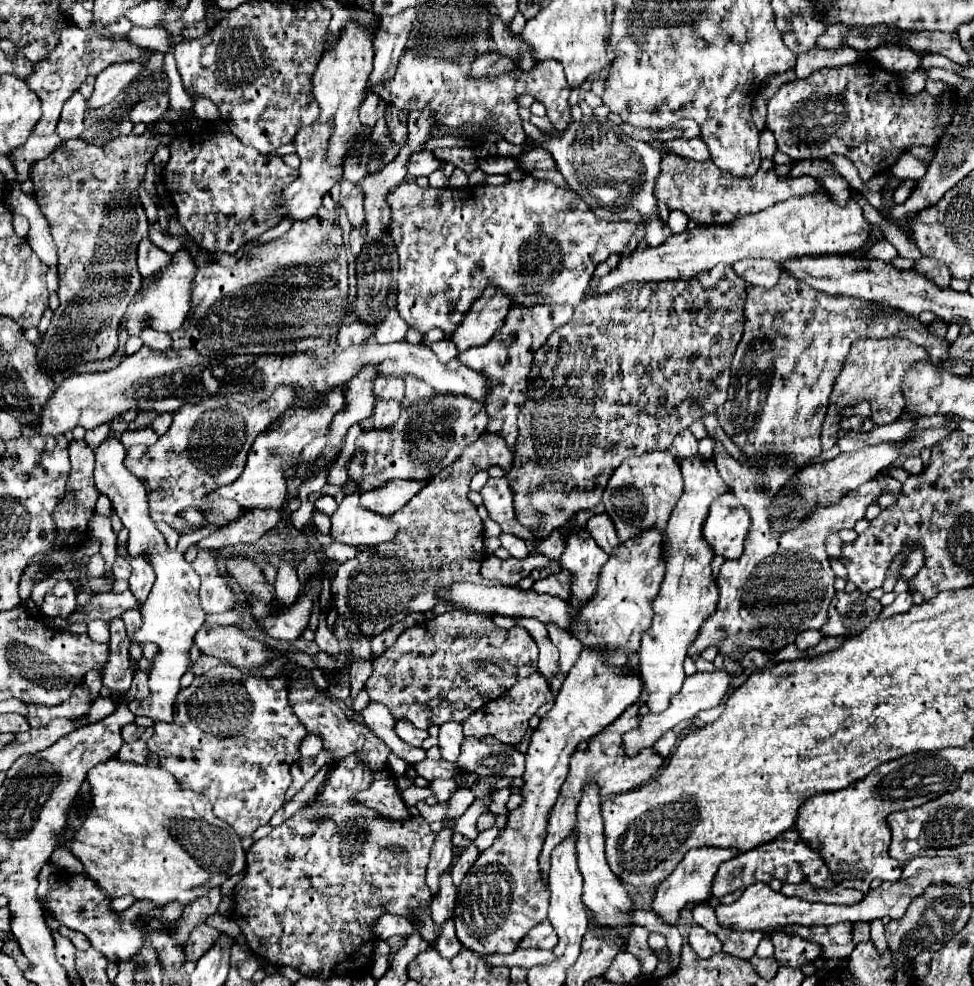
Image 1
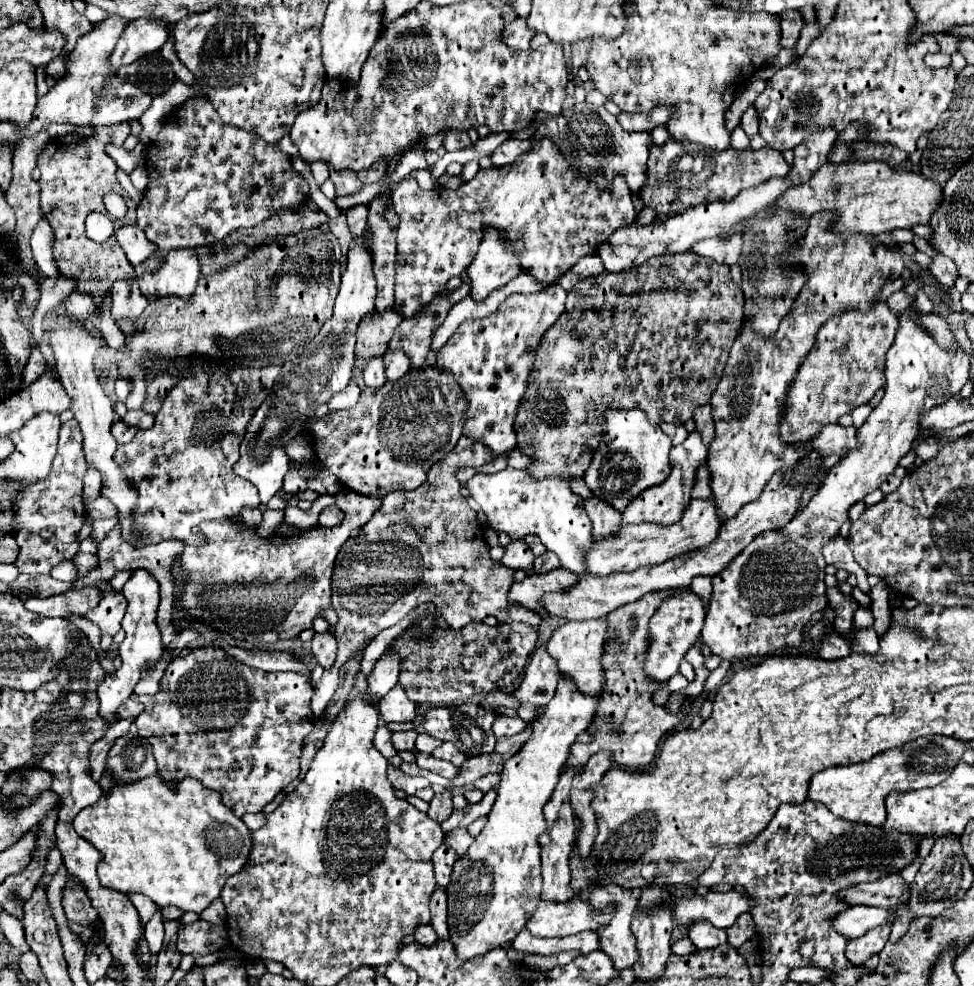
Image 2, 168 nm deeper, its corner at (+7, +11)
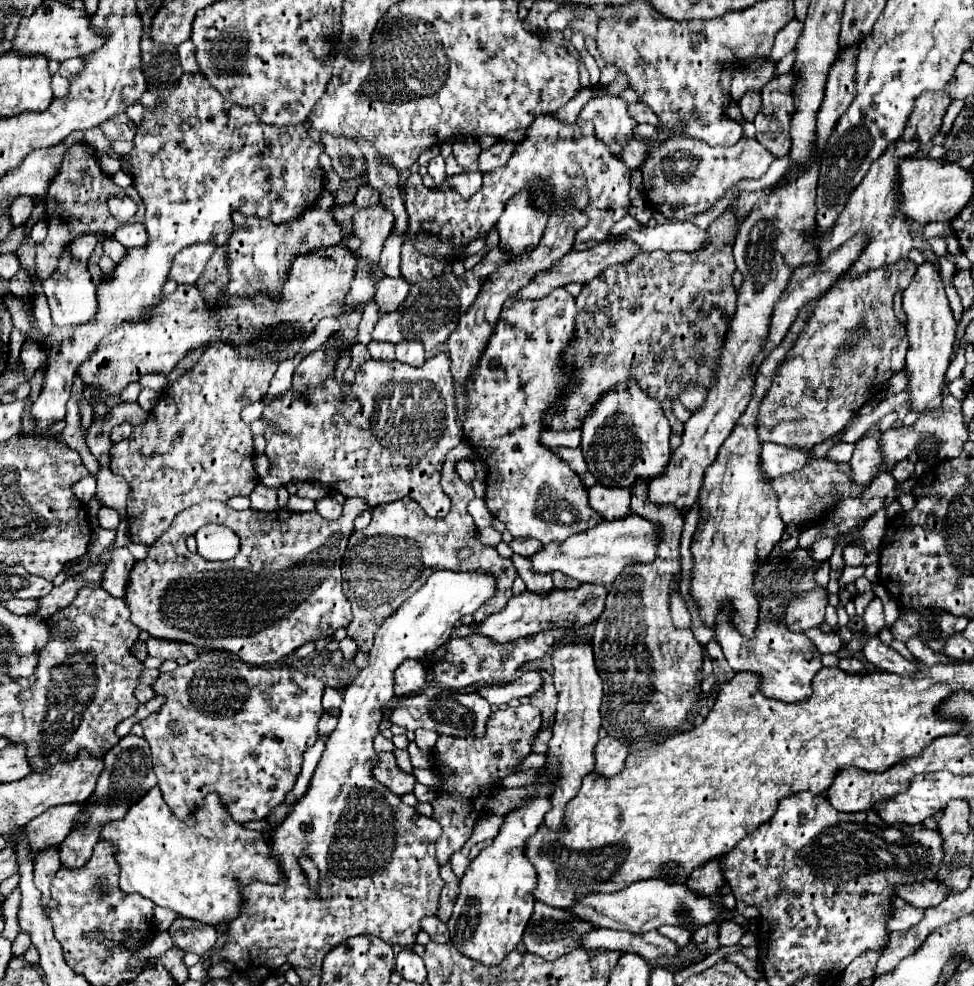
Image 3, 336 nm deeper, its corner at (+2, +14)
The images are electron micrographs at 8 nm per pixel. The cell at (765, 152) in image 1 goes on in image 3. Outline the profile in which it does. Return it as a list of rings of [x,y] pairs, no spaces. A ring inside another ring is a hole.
[[[748,90],[740,100],[740,108],[742,108],[744,120],[754,120],[754,116],[760,112],[760,106],[762,106],[760,92],[758,90]]]

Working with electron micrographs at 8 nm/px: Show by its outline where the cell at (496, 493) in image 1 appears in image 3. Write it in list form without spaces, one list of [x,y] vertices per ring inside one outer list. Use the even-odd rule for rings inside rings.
[[[558,288],[556,292],[548,294],[542,300],[508,300],[504,304],[504,308],[502,308],[502,314],[498,318],[498,324],[494,328],[494,334],[492,334],[486,350],[484,350],[484,356],[480,358],[480,362],[476,364],[476,368],[472,370],[472,382],[466,388],[468,416],[466,416],[466,422],[464,422],[464,436],[470,442],[470,446],[474,448],[476,456],[480,460],[484,460],[484,464],[488,466],[486,498],[484,498],[484,502],[486,502],[488,510],[494,514],[494,518],[498,518],[500,522],[506,524],[506,530],[514,538],[536,538],[538,542],[548,544],[552,540],[566,540],[568,536],[578,534],[578,532],[584,532],[588,528],[594,528],[596,524],[602,522],[602,516],[590,508],[590,504],[588,504],[588,490],[582,484],[582,480],[578,478],[578,474],[574,470],[570,470],[570,466],[558,454],[554,454],[548,446],[544,446],[540,442],[540,436],[546,430],[544,428],[544,412],[548,412],[548,404],[552,404],[552,400],[556,400],[556,396],[560,396],[560,394],[562,396],[568,396],[568,392],[572,392],[572,388],[576,388],[576,384],[580,382],[576,368],[562,358],[564,356],[564,348],[568,348],[568,344],[572,344],[572,340],[574,340],[574,332],[576,332],[576,304],[574,304],[574,298],[564,288]]]

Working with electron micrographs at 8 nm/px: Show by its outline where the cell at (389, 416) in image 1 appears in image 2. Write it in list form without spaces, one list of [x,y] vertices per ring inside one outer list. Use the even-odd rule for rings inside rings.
[[[373,359],[365,371],[363,371],[363,379],[365,379],[365,385],[367,387],[383,387],[383,383],[387,383],[387,377],[385,377],[385,371],[383,371],[383,363],[381,359]]]

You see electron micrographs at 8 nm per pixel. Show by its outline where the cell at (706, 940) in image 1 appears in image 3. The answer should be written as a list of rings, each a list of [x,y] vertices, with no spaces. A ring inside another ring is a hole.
[[[726,920],[720,924],[720,944],[722,946],[736,946],[740,942],[740,938],[744,936],[744,928],[740,924],[736,924],[734,920]]]

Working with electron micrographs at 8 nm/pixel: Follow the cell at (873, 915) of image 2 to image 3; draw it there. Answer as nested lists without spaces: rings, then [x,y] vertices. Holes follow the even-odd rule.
[[[896,898],[894,902],[896,902],[894,914],[892,914],[892,920],[888,924],[890,932],[912,928],[924,918],[924,908],[912,908],[912,904],[908,904],[906,900],[900,900],[900,898]]]

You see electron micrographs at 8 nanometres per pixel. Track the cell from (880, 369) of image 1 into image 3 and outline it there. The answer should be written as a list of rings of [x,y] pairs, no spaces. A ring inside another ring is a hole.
[[[902,258],[902,260],[894,262],[894,264],[886,264],[886,266],[874,268],[872,272],[868,272],[868,274],[864,274],[864,276],[842,278],[842,280],[838,280],[838,282],[816,302],[814,312],[810,314],[810,318],[808,318],[806,326],[802,328],[800,336],[796,338],[794,346],[788,350],[788,356],[786,356],[784,362],[778,366],[776,376],[774,376],[774,380],[772,380],[772,386],[768,388],[764,400],[760,402],[760,418],[756,420],[756,422],[758,422],[756,426],[758,426],[760,444],[764,444],[764,442],[774,442],[774,444],[794,446],[794,448],[804,448],[804,450],[814,448],[816,444],[828,440],[832,434],[840,434],[840,432],[846,428],[846,424],[858,414],[858,410],[860,410],[874,394],[878,394],[878,392],[884,388],[884,384],[892,378],[892,374],[896,374],[896,372],[900,372],[900,370],[904,368],[904,352],[908,352],[908,336],[906,336],[904,324],[898,322],[898,318],[896,318],[896,314],[894,314],[894,310],[892,310],[892,298],[894,298],[896,292],[902,292],[902,290],[912,282],[914,274],[916,274],[916,264],[914,264],[912,260],[908,260],[908,258]]]

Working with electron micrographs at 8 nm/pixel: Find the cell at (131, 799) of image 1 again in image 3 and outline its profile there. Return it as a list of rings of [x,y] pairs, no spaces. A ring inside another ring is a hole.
[[[156,786],[140,802],[130,806],[128,814],[120,822],[106,824],[106,828],[102,830],[102,838],[118,846],[118,854],[116,854],[116,862],[120,864],[118,886],[122,892],[128,894],[136,892],[152,900],[156,906],[170,908],[178,912],[178,916],[182,918],[190,918],[202,924],[212,924],[214,928],[232,922],[242,910],[244,898],[242,892],[238,890],[238,878],[242,886],[256,880],[268,884],[276,884],[284,880],[280,866],[270,852],[270,846],[266,846],[264,834],[256,830],[248,830],[242,824],[234,822],[226,812],[226,808],[220,804],[218,796],[208,796],[202,810],[198,810],[196,826],[186,826],[170,812],[170,808],[162,798],[160,788]]]

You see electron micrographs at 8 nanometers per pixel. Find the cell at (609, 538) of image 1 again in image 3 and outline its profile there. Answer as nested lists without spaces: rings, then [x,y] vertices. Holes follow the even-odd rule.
[[[594,484],[588,488],[590,504],[604,520],[618,520],[628,514],[630,506],[630,490],[628,488],[604,488],[602,484]]]

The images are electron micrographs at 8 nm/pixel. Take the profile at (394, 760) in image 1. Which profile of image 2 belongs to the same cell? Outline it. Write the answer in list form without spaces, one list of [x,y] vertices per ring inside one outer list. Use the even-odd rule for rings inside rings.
[[[395,685],[379,703],[379,715],[381,719],[389,723],[413,723],[417,713],[415,713],[415,703],[411,703],[403,691],[401,685]]]

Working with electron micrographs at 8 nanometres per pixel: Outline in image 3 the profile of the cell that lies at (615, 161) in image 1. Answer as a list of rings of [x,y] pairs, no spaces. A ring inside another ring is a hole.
[[[600,82],[591,86],[595,95],[582,108],[578,122],[582,124],[584,120],[592,120],[596,134],[604,140],[604,144],[610,144],[614,138],[620,138],[624,142],[638,122],[628,114],[626,102],[620,96],[611,96],[607,86],[608,84]]]

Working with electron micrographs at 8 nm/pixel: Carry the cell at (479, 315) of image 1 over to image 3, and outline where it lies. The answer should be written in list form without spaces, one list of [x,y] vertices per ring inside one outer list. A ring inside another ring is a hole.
[[[528,192],[512,196],[496,224],[500,232],[500,246],[514,258],[532,250],[540,242],[548,222],[548,214],[540,212],[540,208],[532,208],[530,200],[532,196],[528,196]]]

